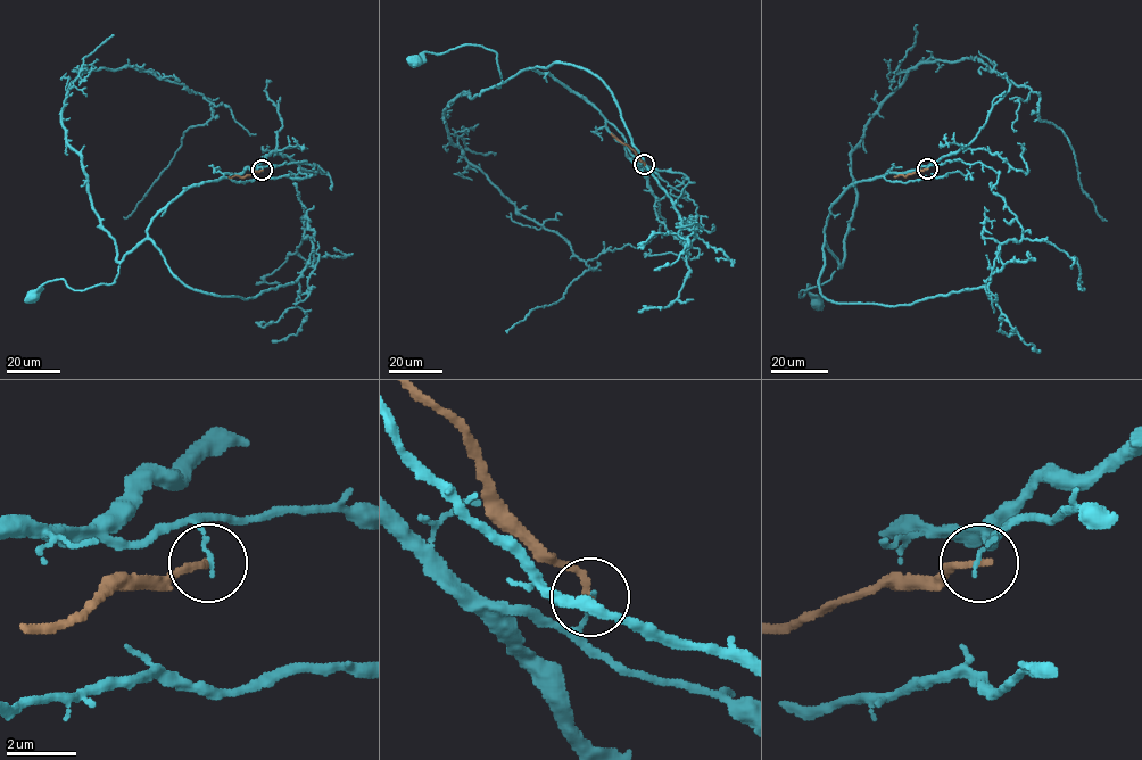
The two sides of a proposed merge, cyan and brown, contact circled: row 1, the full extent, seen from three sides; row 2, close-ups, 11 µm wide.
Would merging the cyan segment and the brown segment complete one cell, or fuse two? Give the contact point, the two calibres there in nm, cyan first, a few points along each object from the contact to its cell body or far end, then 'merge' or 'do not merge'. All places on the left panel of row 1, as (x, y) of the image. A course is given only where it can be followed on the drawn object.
place (262, 170); calibres 110 and 220 nm; course cyan (263, 170), (246, 167), (182, 191), (152, 219), (112, 283), (77, 290), (63, 279), (50, 280), (33, 295); course brown (263, 170), (243, 178), (229, 178); do not merge

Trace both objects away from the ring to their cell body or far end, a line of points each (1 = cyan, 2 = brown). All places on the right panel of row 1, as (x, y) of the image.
1: (927, 168), (858, 181), (830, 207), (825, 241), (838, 266), (829, 280), (800, 296), (808, 284), (817, 302)
2: (927, 168), (894, 178)

